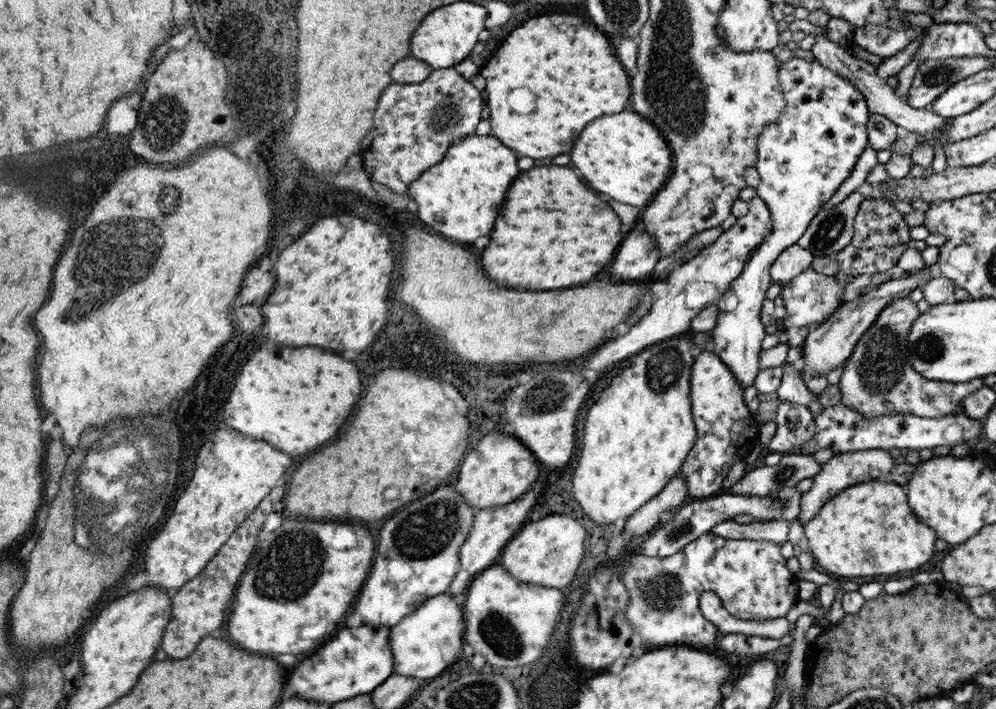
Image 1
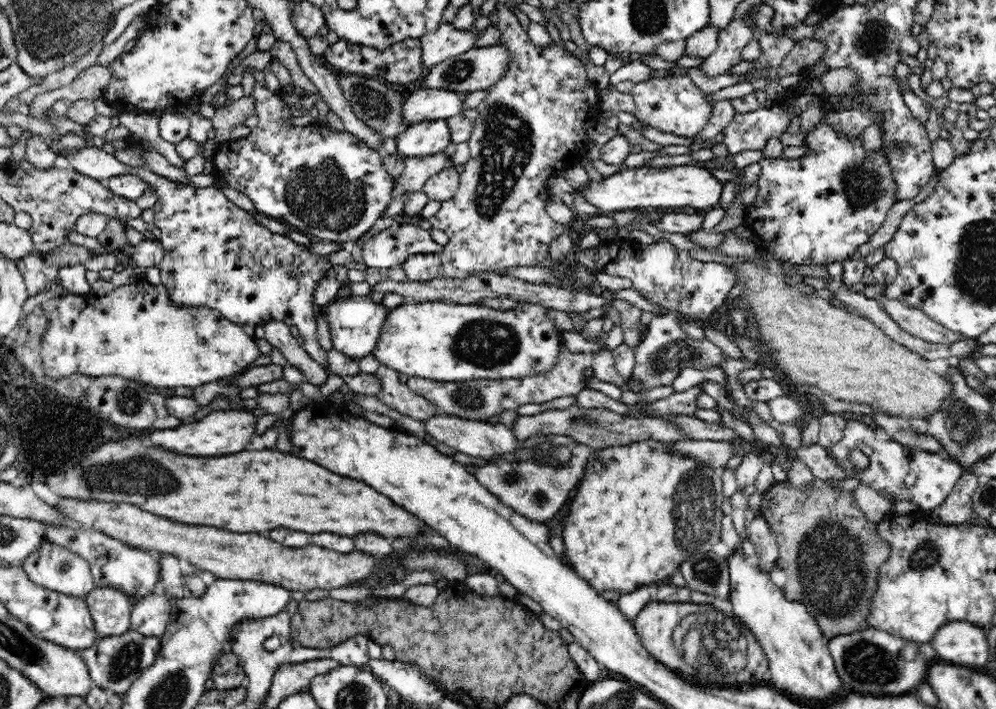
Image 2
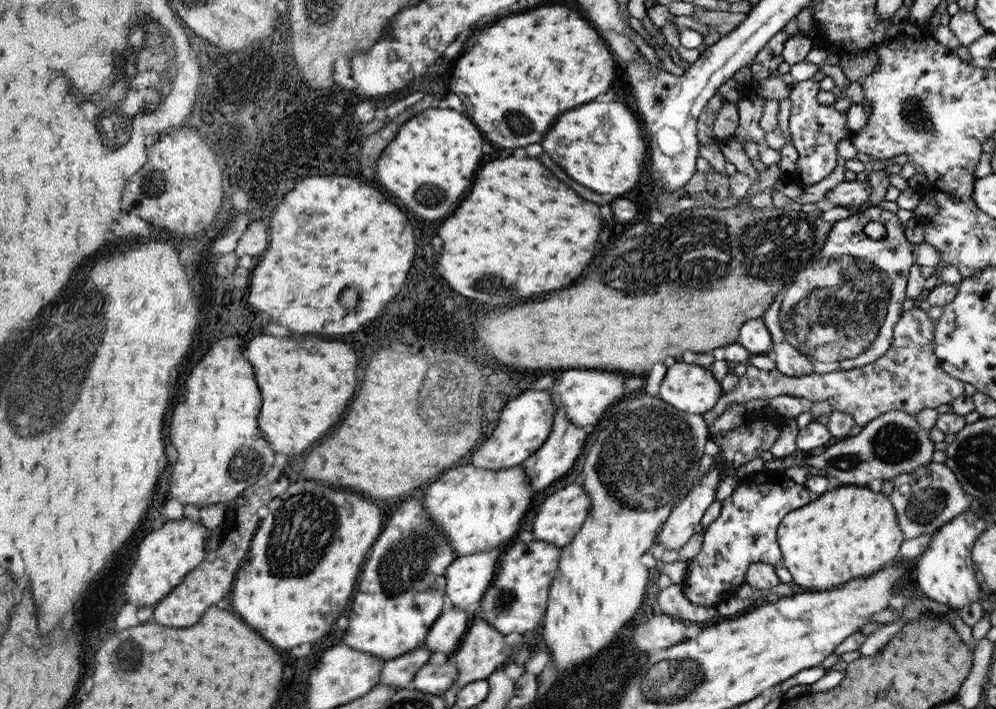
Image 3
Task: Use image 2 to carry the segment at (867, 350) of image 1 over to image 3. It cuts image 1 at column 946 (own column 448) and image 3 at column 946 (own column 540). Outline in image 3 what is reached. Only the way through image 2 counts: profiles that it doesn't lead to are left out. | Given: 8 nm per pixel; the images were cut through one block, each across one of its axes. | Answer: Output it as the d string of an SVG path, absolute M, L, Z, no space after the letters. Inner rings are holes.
M915 306L911 310L903 310L893 328L891 348L879 360L867 364L865 368L793 378L793 388L799 390L799 394L791 396L811 402L829 402L833 406L833 412L851 416L859 428L865 428L869 422L887 412L907 412L911 416L917 416L917 412L923 408L937 410L943 404L951 404L957 396L963 394L965 384L945 374L941 368L935 356L933 332L935 322L927 318L927 312Z

